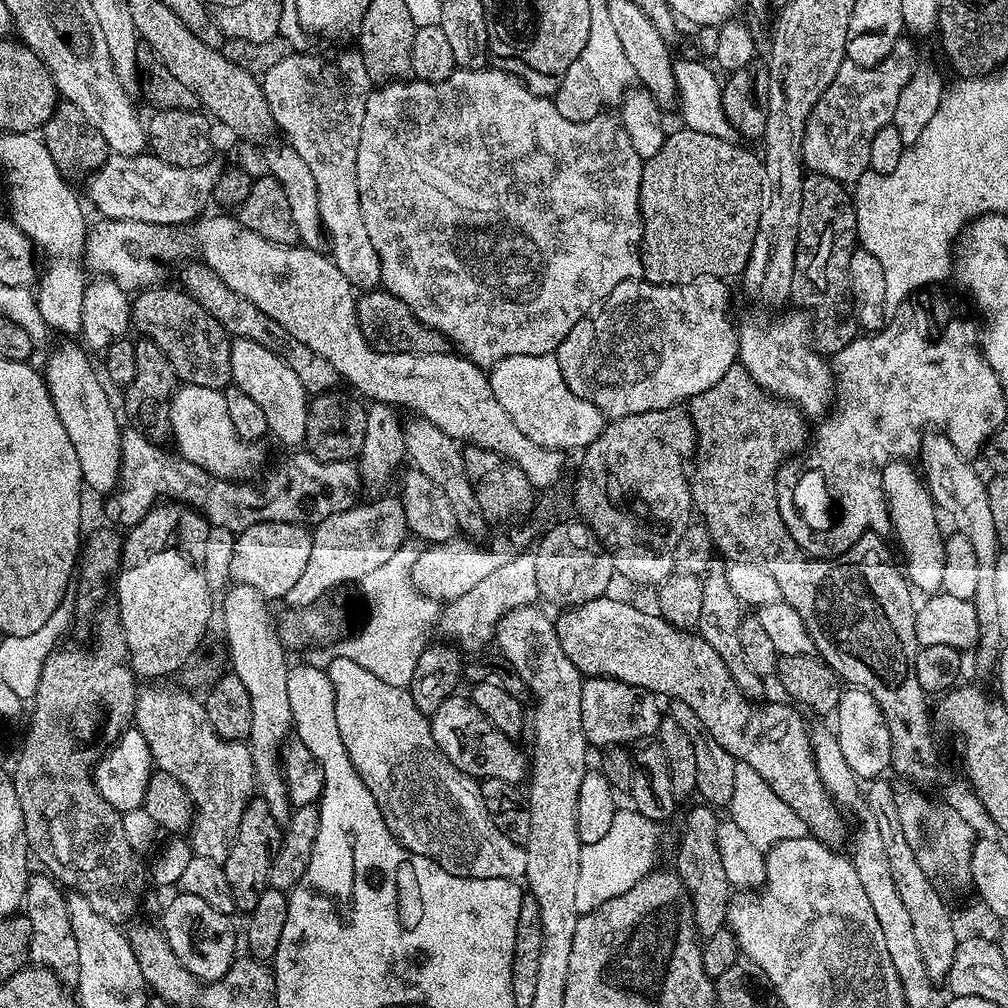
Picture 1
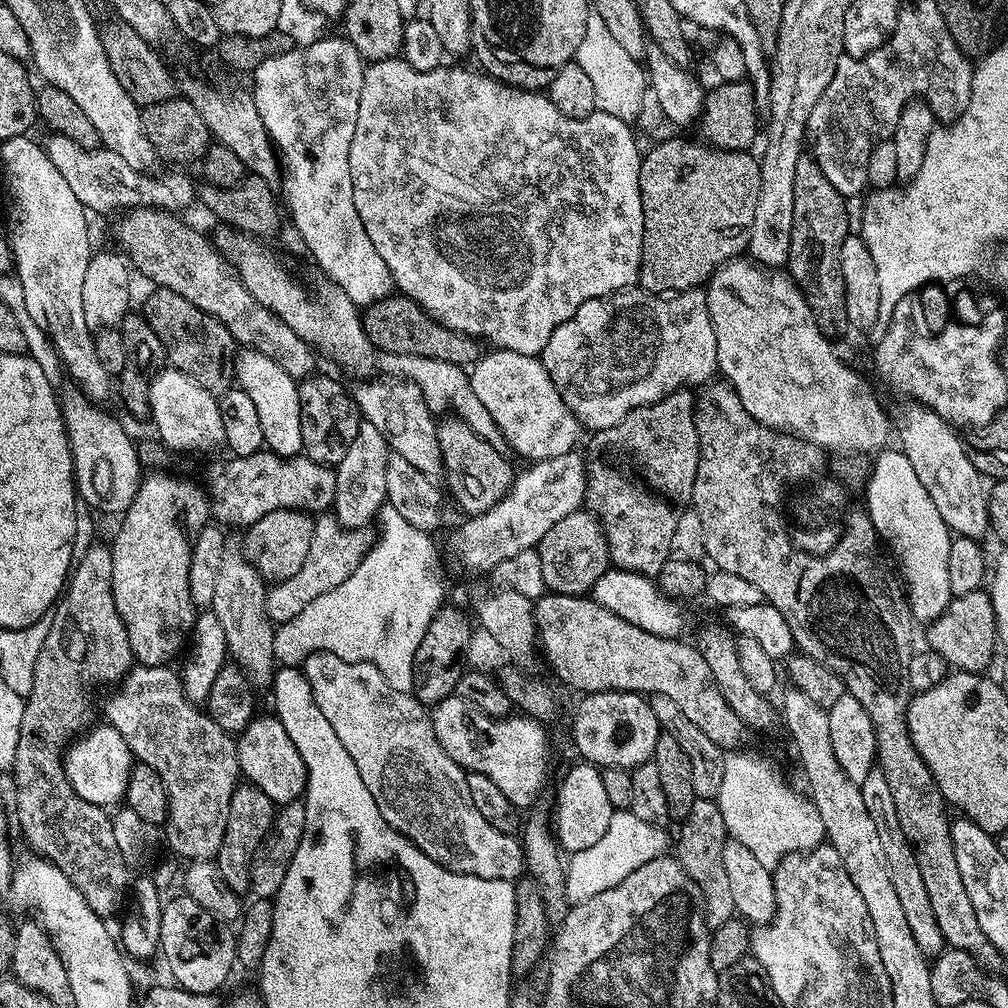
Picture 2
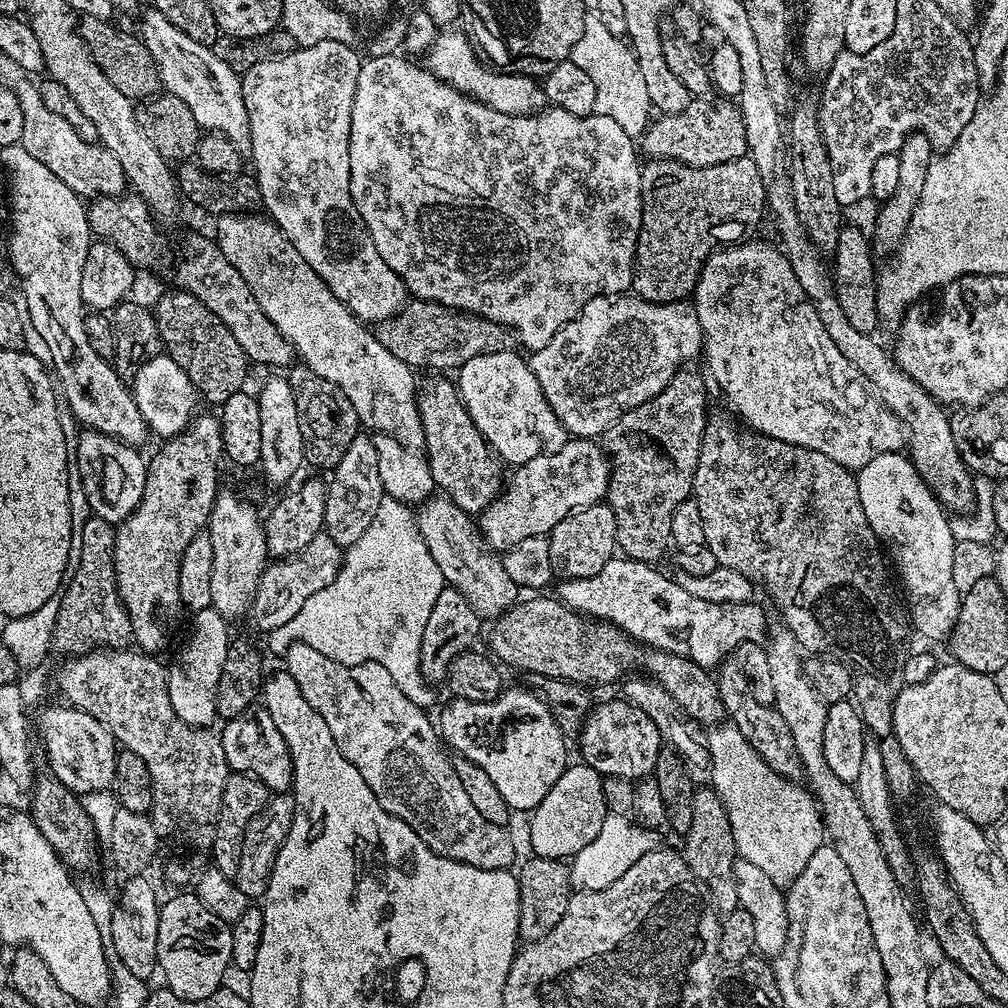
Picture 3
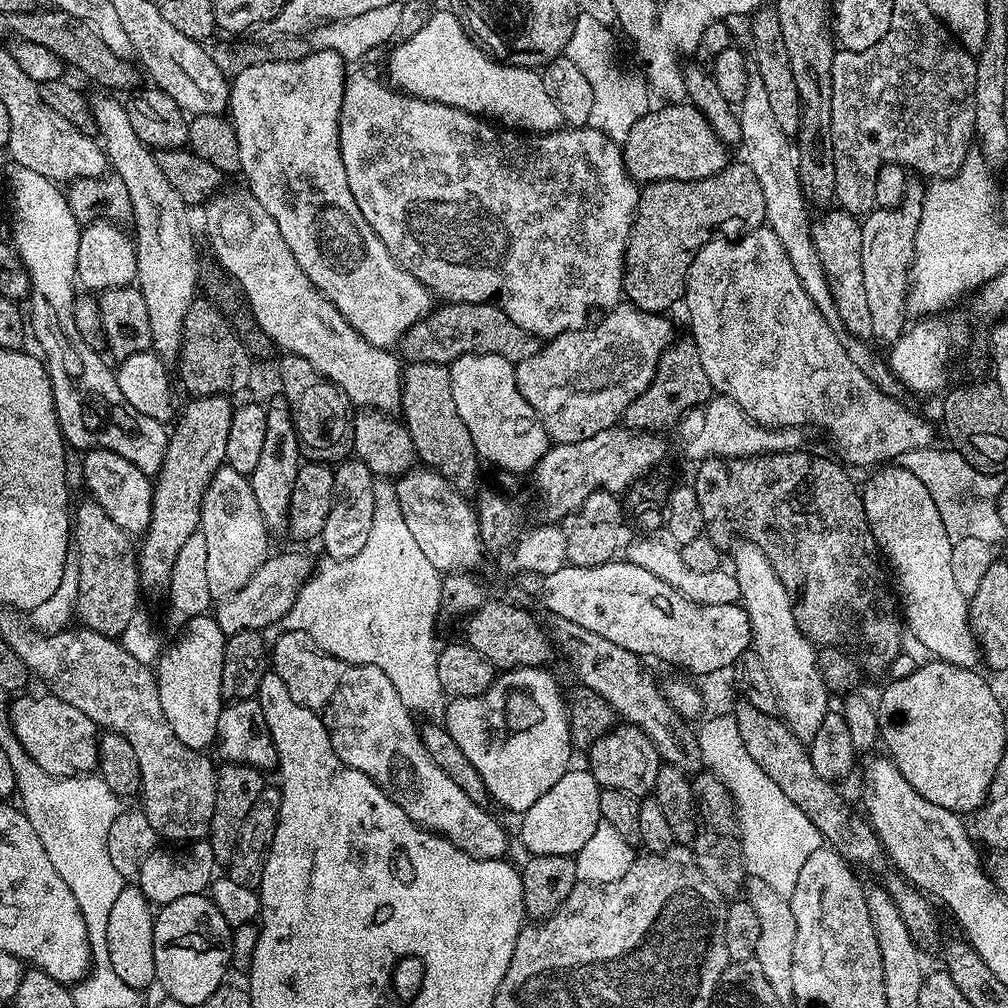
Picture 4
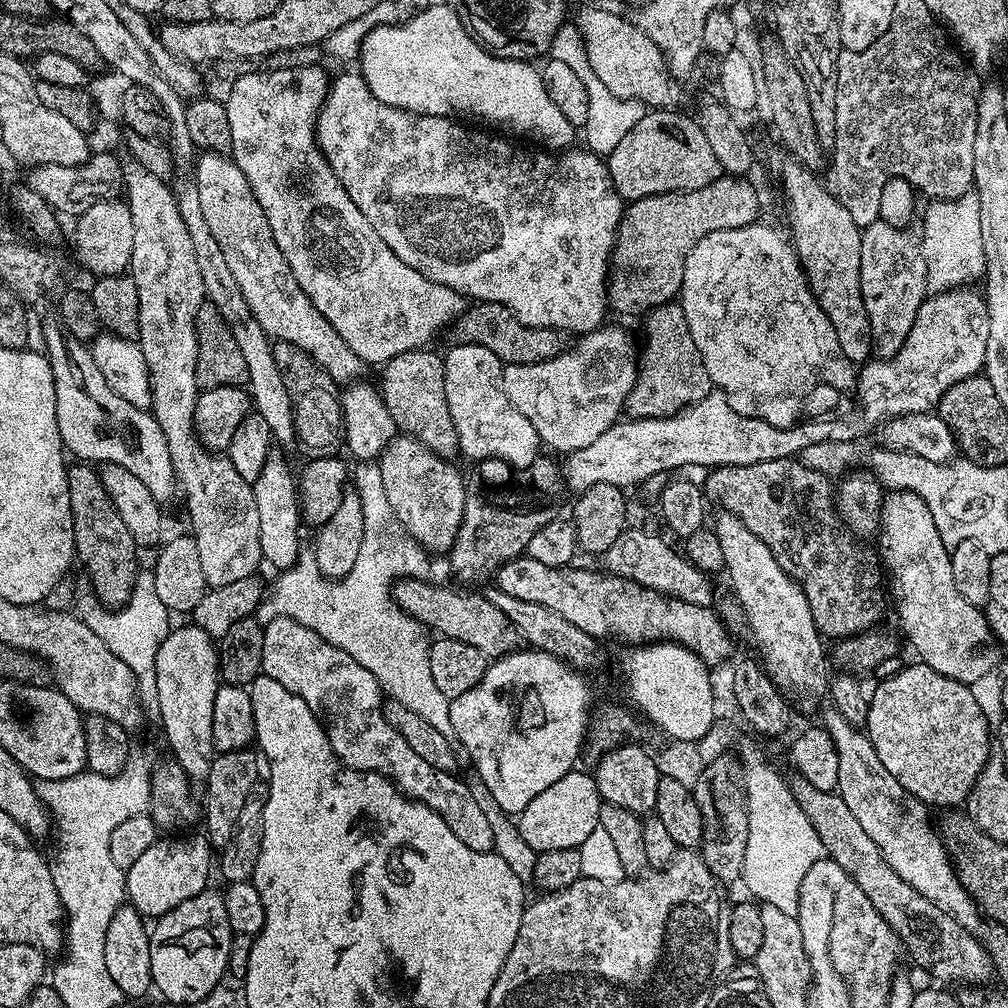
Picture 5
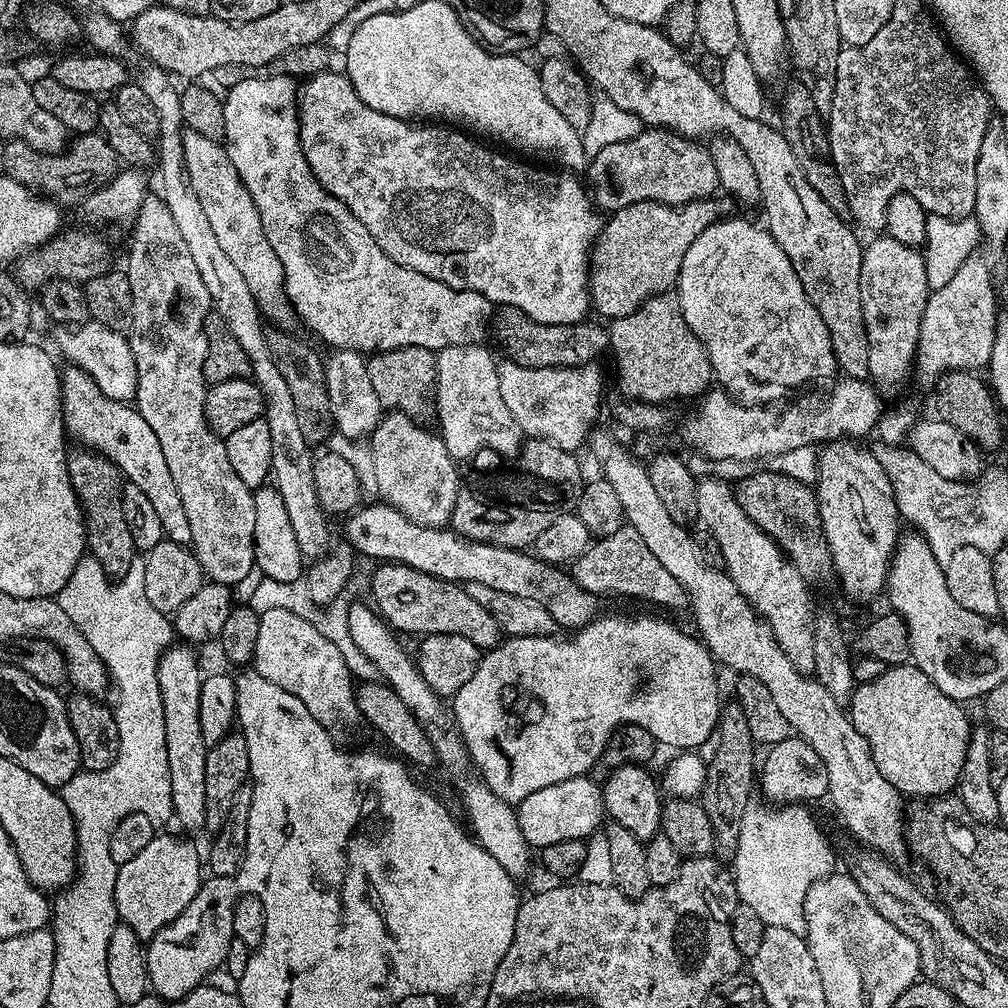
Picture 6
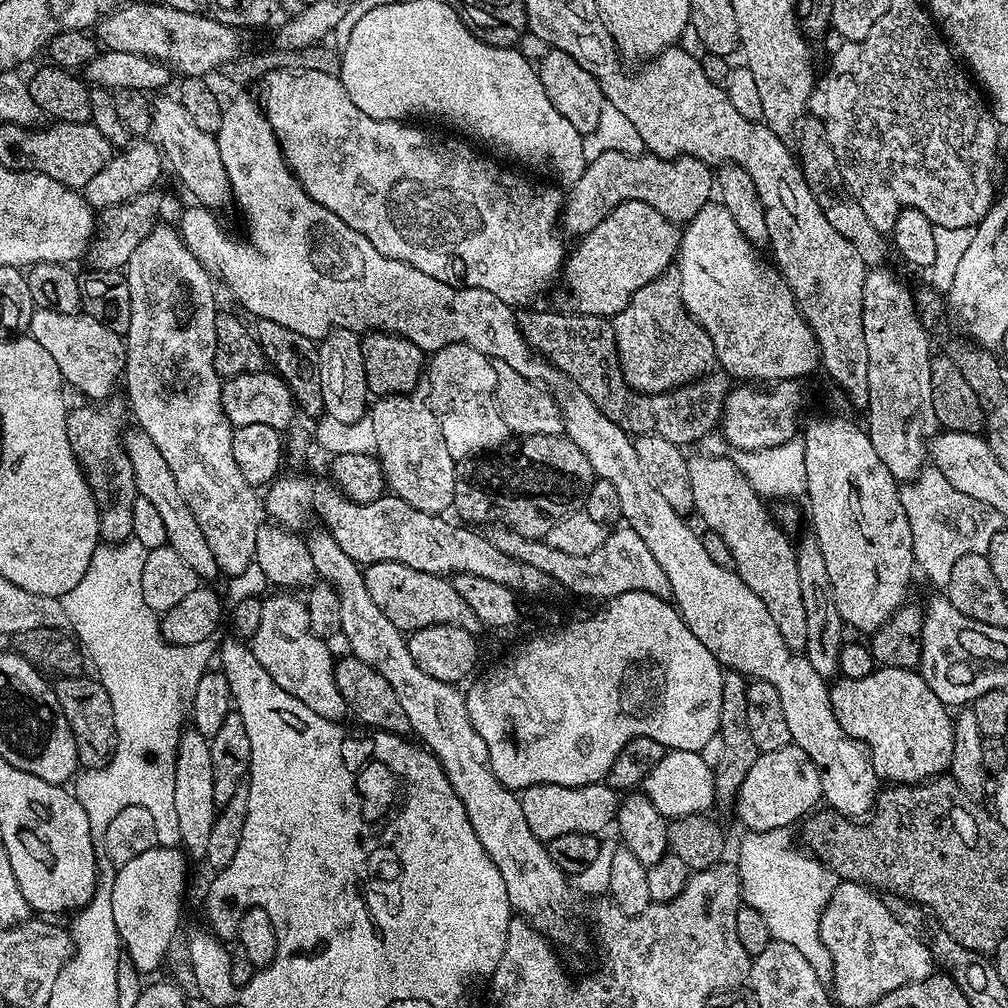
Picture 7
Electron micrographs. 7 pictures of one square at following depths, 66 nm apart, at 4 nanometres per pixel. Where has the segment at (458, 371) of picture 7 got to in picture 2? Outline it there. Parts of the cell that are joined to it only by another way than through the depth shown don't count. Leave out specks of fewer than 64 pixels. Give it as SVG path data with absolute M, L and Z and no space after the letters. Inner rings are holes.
M492 350L489 353L489 356L488 353L481 355L480 359L471 365L470 379L474 394L478 394L482 406L490 410L494 422L503 432L507 447L512 447L518 455L525 456L525 461L528 462L558 458L573 451L580 440L582 425L576 413L569 410L564 399L558 394L550 374L544 368L543 359L503 350Z

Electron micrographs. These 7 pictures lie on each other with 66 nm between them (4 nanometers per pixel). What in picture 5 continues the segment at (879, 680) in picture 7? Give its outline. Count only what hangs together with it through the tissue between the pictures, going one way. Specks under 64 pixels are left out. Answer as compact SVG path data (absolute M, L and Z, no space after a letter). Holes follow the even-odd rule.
M909 663L901 672L894 674L894 678L879 681L875 685L877 688L871 689L866 735L881 759L882 766L886 766L886 770L898 778L907 795L918 798L923 804L937 804L943 810L952 810L967 801L988 760L990 724L988 728L988 720L972 693L975 691L969 685L938 674L938 670L926 663L915 663ZM932 708L952 709L942 713L940 720L932 724Z

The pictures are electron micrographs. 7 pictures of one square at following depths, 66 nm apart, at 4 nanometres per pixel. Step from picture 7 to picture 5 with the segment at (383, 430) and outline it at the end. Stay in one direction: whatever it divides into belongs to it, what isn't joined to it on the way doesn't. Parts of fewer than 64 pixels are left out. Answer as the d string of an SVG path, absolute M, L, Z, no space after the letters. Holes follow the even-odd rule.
M397 434L388 441L378 458L378 465L382 472L383 489L396 515L396 522L405 533L432 552L451 549L462 526L464 509L466 480L460 477L459 470L445 457L430 451L422 442L403 434Z

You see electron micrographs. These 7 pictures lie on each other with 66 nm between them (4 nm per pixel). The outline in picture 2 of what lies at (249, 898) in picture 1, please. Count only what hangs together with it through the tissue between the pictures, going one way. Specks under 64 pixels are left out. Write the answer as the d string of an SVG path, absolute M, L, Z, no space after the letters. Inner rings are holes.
M247 782L236 785L230 798L226 834L222 838L222 846L215 862L222 870L222 878L226 878L228 885L238 893L247 893L252 887L252 861L261 851L260 843L273 831L277 811L277 805L273 804L272 799L258 786Z

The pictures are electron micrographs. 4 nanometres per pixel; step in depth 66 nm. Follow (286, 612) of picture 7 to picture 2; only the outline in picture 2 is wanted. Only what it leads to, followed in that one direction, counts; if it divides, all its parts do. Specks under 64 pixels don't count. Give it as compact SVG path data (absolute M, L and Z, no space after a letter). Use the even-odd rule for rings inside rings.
M326 652L310 653L302 663L304 677L312 684L316 694L316 704L326 714L330 726L334 726L334 734L346 746L346 754L354 758L354 766L358 774L362 774L362 782L366 782L366 790L374 794L374 802L378 802L378 810L386 822L394 830L398 830L422 854L426 854L434 862L438 862L446 870L466 874L474 878L487 880L517 881L526 872L526 861L521 841L515 835L494 830L482 814L478 814L478 806L470 800L468 777L465 769L460 767L438 742L434 734L434 726L429 709L416 699L412 692L396 690L375 665L366 662L343 661L337 654Z

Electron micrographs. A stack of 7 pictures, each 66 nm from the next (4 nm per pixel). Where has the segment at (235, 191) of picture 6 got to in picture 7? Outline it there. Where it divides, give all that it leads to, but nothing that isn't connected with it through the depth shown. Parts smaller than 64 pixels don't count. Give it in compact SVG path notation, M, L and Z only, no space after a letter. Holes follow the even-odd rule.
M175 95L164 96L161 100L153 99L151 135L158 145L163 159L176 171L184 188L193 196L197 205L209 210L221 210L233 203L230 178L226 178L226 166L222 166L222 158L218 154L218 142L215 135L194 126L190 114L186 114L186 106L182 106Z

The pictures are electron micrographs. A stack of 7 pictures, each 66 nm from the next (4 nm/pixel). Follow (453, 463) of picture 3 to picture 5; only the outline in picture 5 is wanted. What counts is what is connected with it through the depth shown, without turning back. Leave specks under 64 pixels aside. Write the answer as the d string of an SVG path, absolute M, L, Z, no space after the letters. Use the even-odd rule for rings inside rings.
M413 348L411 352L406 354L398 354L394 358L390 358L388 363L383 365L382 371L384 372L380 376L380 384L378 383L378 391L382 399L384 399L384 405L386 410L390 410L390 418L394 418L397 429L405 436L412 436L418 442L422 442L430 451L439 456L445 458L452 458L452 455L457 455L460 452L460 443L458 442L458 434L454 430L454 420L450 418L450 406L446 406L446 378L444 377L444 358L438 351L428 352L432 350L425 350L424 348Z

